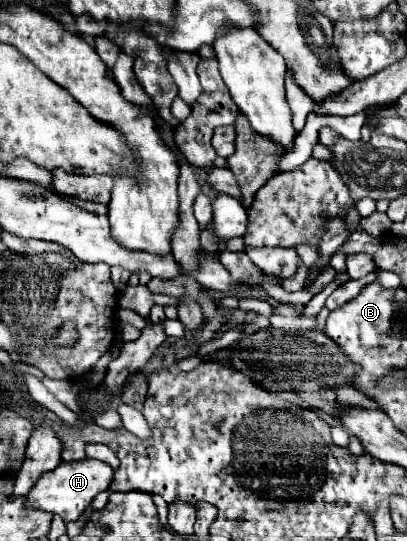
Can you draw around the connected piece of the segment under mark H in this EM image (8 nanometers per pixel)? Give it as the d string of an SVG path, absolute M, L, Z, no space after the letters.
M81 458L81 460L73 460L73 462L61 462L61 466L57 466L57 470L43 474L35 482L35 486L33 486L33 490L29 490L25 502L27 502L27 508L61 514L65 522L73 522L85 512L85 508L93 502L93 498L99 492L109 490L111 480L113 480L113 468L101 460Z

